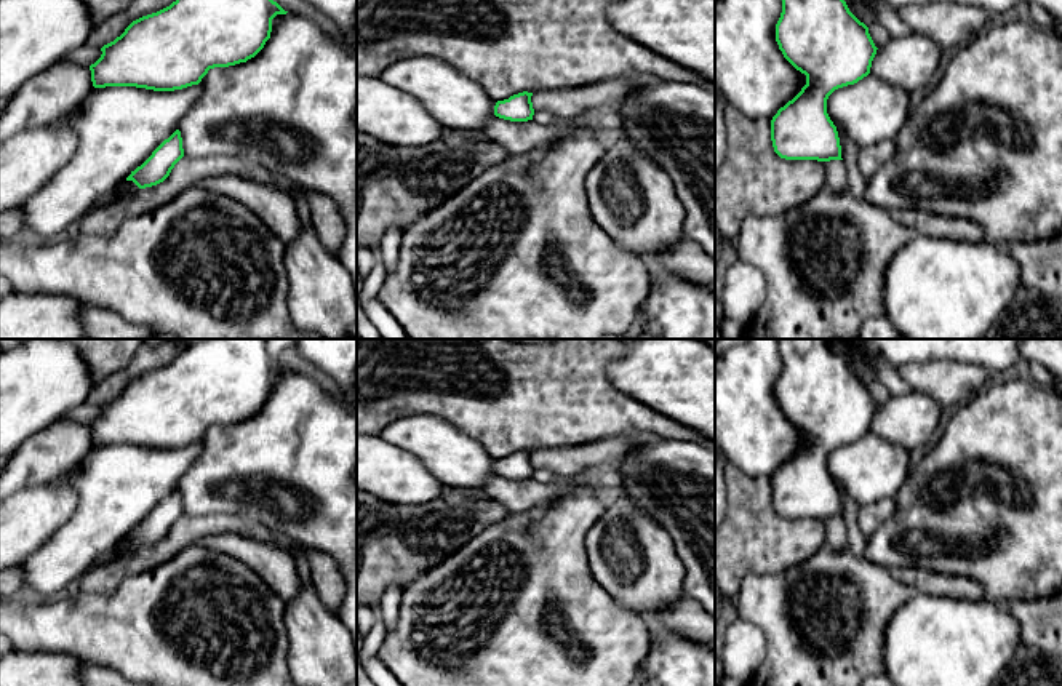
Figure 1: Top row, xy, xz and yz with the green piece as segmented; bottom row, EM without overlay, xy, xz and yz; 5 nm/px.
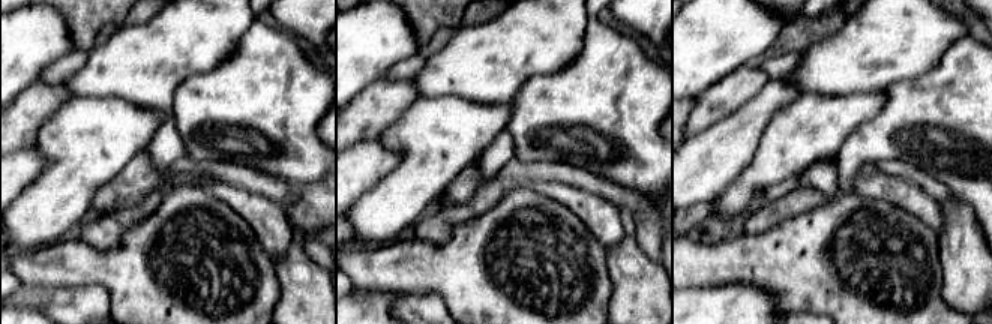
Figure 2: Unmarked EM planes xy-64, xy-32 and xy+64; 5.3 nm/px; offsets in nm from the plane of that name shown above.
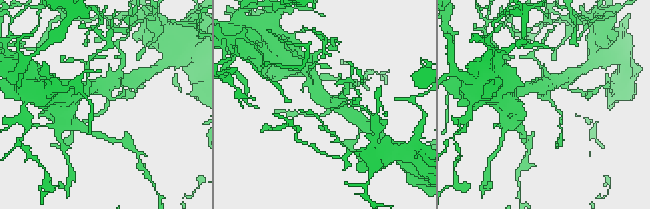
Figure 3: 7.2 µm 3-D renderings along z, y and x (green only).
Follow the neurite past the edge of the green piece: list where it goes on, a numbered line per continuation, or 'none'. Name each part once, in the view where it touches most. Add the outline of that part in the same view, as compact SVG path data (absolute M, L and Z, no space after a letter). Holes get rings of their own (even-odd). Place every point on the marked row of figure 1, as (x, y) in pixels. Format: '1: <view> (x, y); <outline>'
none

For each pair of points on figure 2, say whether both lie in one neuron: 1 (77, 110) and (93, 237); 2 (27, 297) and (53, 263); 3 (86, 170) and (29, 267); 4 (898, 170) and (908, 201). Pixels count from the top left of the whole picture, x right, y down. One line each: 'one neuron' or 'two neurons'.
1: two neurons
2: two neurons
3: two neurons
4: two neurons

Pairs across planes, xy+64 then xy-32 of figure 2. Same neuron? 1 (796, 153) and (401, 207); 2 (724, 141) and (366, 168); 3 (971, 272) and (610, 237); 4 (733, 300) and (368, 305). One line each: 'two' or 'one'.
1: one
2: one
3: two
4: one

